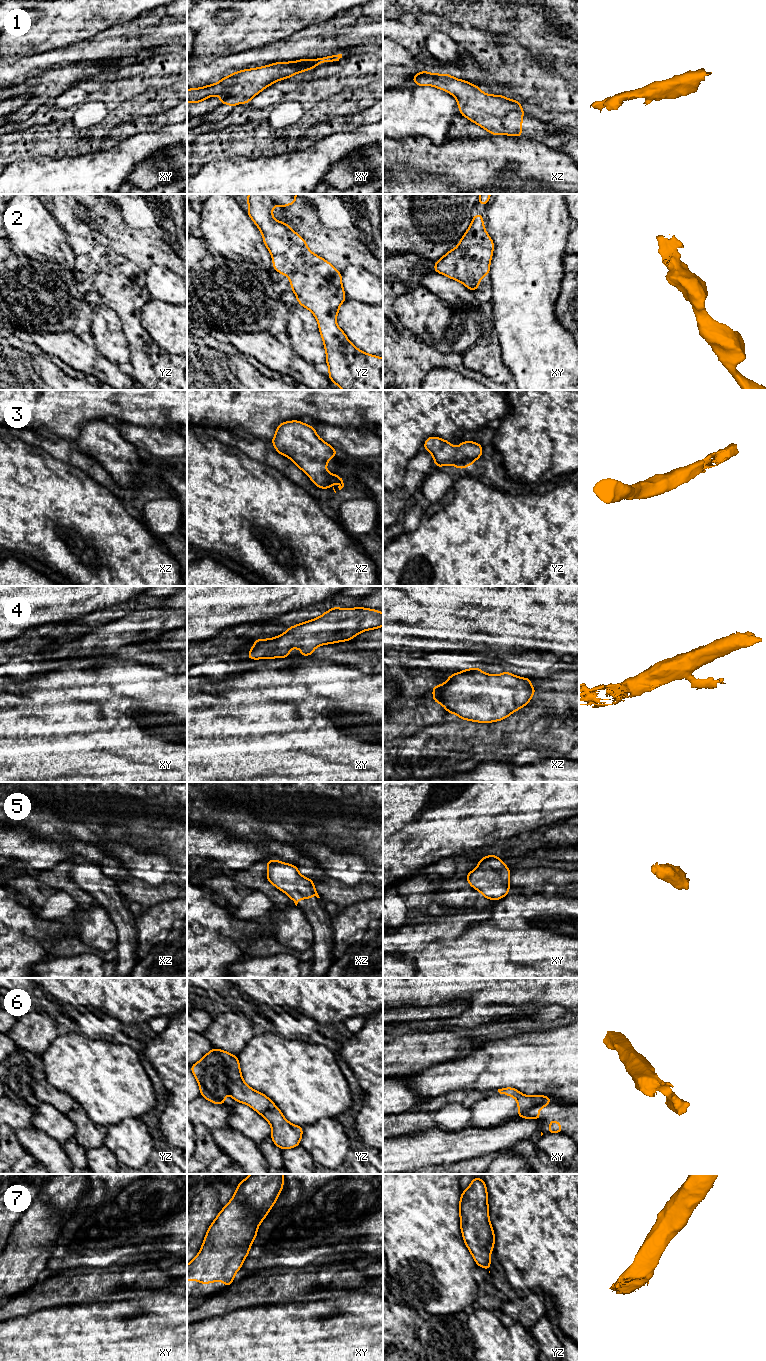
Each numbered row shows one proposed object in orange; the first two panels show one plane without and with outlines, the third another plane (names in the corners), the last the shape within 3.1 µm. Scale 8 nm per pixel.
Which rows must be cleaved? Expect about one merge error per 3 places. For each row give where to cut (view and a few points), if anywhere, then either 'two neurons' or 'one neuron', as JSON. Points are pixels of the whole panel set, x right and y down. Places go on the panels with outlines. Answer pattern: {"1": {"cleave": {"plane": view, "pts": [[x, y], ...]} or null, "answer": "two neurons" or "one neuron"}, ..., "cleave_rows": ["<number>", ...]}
{"1": {"cleave": null, "answer": "one neuron"}, "2": {"cleave": null, "answer": "one neuron"}, "3": {"cleave": null, "answer": "one neuron"}, "4": {"cleave": null, "answer": "one neuron"}, "5": {"cleave": null, "answer": "one neuron"}, "6": {"cleave": {"plane": "xy", "pts": [[546, 1103], [535, 1105], [518, 1115]]}, "answer": "two neurons"}, "7": {"cleave": null, "answer": "one neuron"}, "cleave_rows": ["6"]}

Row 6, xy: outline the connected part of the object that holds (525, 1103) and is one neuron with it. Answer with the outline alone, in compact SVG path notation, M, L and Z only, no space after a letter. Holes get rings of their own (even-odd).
M506 1087L498 1089L500 1094L506 1094L508 1096L514 1097L518 1102L518 1115L522 1112L528 1111L529 1109L539 1105L539 1104L548 1104L553 1102L553 1100L544 1095L534 1095L526 1096L523 1095L520 1091L512 1087Z

